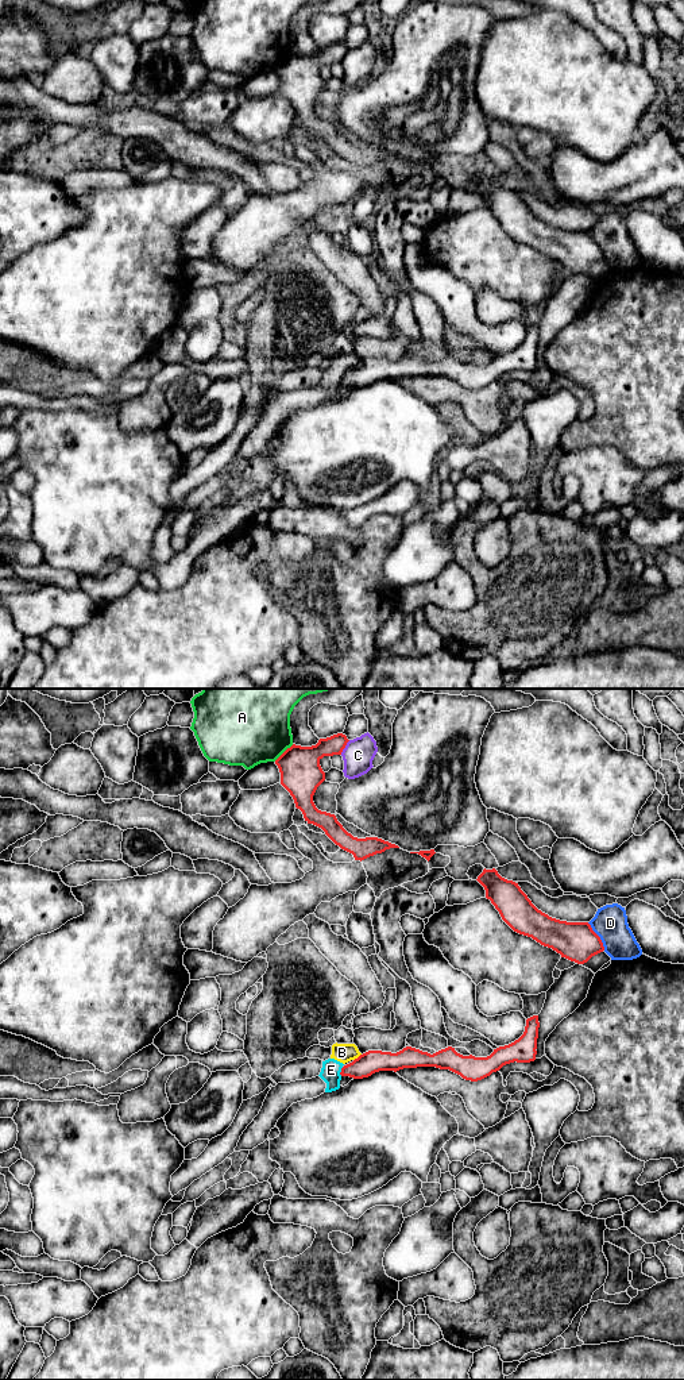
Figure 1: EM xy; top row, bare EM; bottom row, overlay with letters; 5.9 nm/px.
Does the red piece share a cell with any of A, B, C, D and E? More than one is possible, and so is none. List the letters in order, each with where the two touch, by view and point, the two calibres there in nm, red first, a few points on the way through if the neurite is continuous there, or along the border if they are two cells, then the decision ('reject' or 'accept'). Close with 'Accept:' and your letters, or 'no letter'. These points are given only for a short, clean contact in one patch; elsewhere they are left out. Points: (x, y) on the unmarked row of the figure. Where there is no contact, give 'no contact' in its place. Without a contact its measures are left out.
A: contact xy (285, 60); calibres 240 and 440 nm; reject
B: contact xy (358, 366); calibres 140 and 110 nm; reject
C: contact xy (344, 56); calibres 180 and 190 nm; reject
D: contact xy (598, 245); calibres 240 and 200 nm; reject
E: contact xy (342, 380); calibres 140 and 120 nm; border xy (343, 376), (340, 384); reject
Accept: no letter

